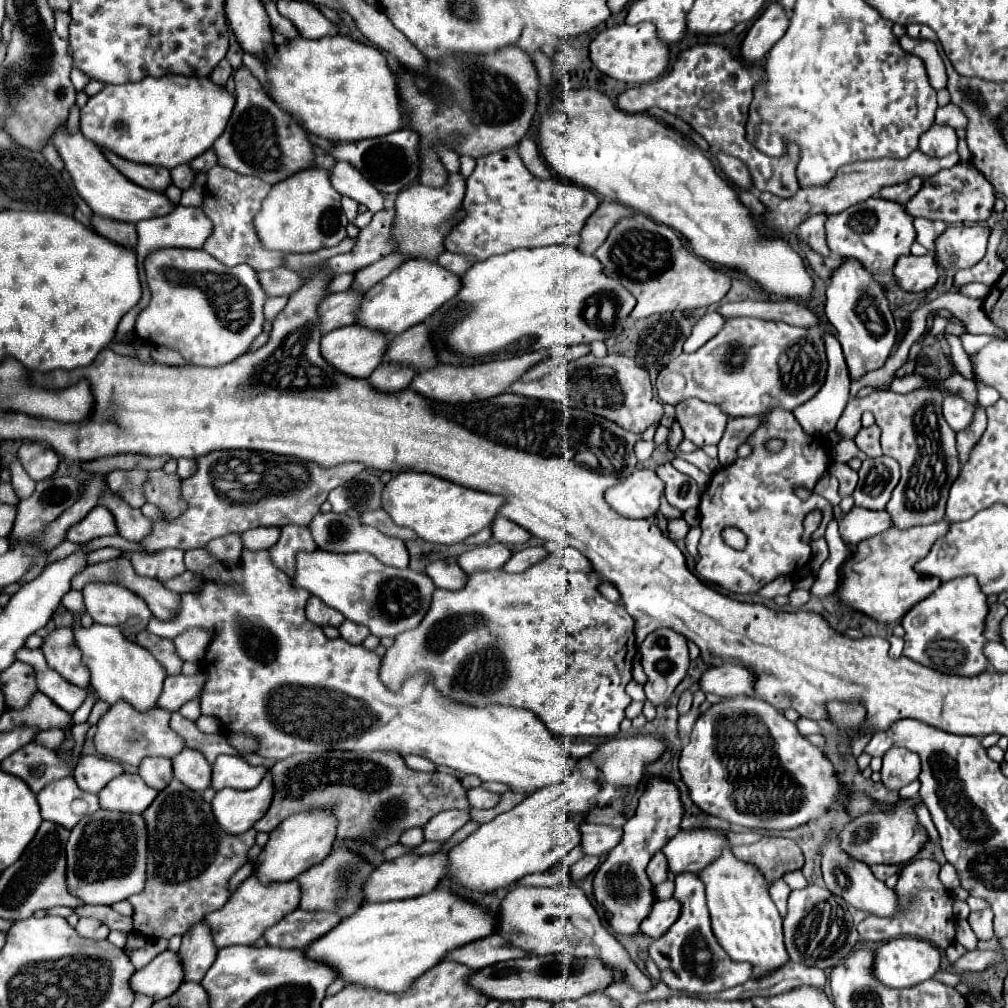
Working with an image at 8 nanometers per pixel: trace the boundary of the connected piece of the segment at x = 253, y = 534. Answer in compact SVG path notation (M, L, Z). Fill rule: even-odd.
M255 527L249 529L247 533L243 533L243 547L251 549L251 551L259 551L259 549L269 549L277 543L279 539L279 527Z

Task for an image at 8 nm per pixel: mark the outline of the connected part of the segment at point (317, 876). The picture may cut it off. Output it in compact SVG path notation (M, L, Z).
M347 847L335 849L331 855L327 855L319 865L313 865L309 871L303 871L303 875L297 877L301 883L301 905L303 911L329 911L337 913L341 919L353 915L363 903L363 883L369 879L369 875L375 871L375 865L371 865L361 855L353 853Z

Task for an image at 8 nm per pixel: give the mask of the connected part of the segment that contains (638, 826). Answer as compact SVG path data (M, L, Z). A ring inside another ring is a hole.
M649 777L647 789L639 799L639 807L635 815L623 825L623 839L615 851L601 863L593 877L593 895L603 911L607 923L619 935L639 935L639 927L643 919L651 913L655 903L655 887L651 885L645 869L651 855L679 833L679 823L683 817L683 805L679 799L679 791L673 783L661 777Z

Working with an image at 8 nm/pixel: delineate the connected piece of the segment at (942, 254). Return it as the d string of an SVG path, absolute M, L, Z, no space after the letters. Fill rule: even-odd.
M955 225L937 239L937 263L943 269L969 269L987 253L991 229L985 225Z

